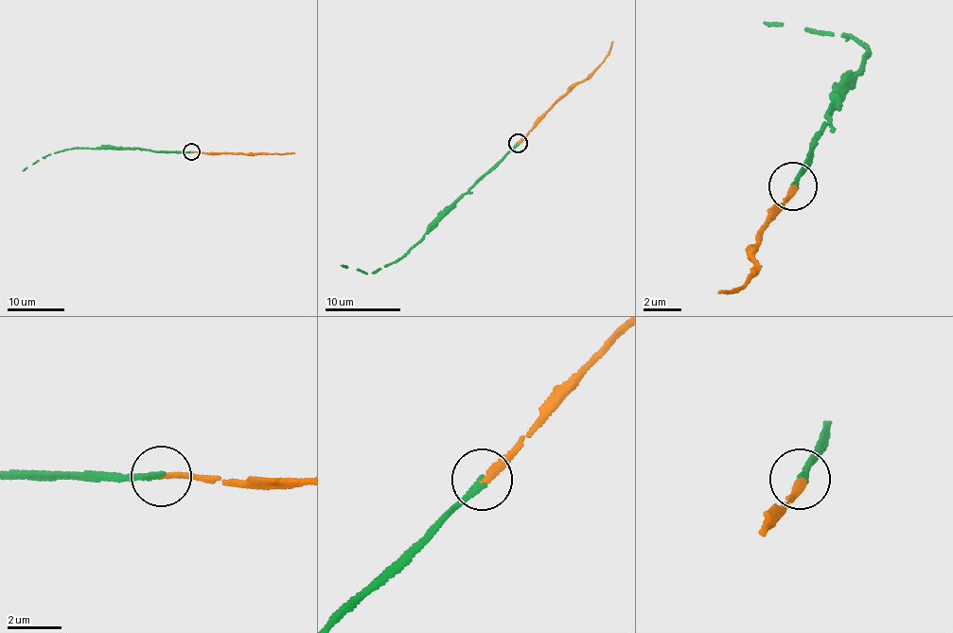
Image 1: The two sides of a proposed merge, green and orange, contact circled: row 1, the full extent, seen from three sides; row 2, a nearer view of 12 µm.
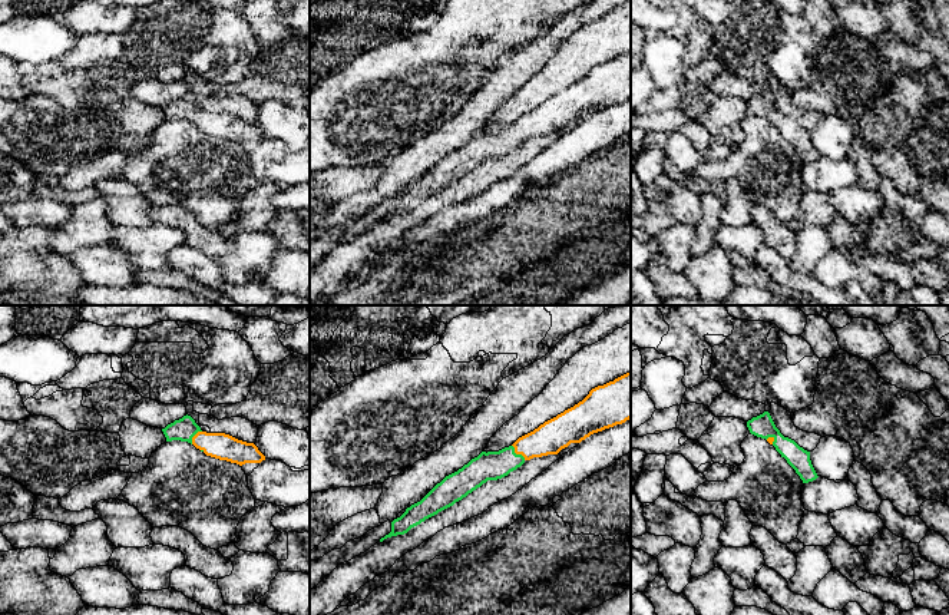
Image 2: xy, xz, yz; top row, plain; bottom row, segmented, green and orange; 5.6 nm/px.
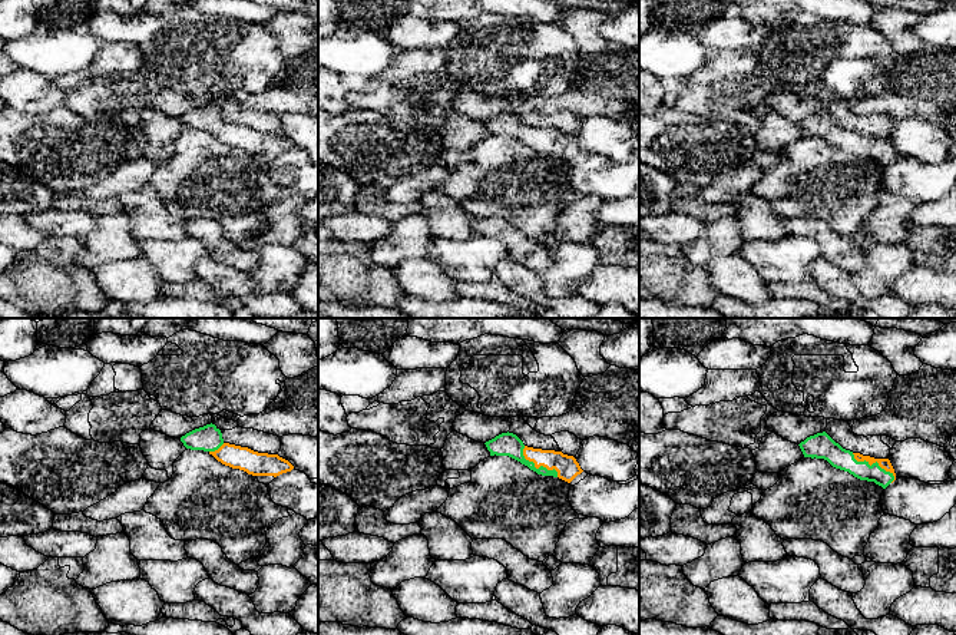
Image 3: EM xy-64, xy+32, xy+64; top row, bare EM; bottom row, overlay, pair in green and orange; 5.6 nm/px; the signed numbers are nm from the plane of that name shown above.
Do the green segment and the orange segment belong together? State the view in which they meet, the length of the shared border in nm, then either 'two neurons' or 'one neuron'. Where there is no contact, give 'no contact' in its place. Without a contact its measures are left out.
meets green in xz; contact 120 nm long; one neuron

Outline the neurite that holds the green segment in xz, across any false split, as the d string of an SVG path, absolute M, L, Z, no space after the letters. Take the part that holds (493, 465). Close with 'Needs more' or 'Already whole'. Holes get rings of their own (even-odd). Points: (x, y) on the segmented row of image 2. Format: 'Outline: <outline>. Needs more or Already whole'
Outline: M631 371L598 386L589 394L533 432L499 452L482 452L457 472L446 476L420 502L391 522L391 532L380 539L404 535L426 519L453 506L487 480L497 480L526 460L558 454L571 443L631 419Z. Needs more

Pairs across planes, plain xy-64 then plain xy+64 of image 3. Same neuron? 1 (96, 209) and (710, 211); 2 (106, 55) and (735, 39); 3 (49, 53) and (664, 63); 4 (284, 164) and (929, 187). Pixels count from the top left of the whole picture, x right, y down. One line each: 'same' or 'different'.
1: same
2: different
3: same
4: same

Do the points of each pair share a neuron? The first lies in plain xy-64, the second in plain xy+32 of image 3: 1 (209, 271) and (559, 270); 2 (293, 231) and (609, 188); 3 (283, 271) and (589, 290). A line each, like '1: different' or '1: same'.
1: different
2: different
3: different

